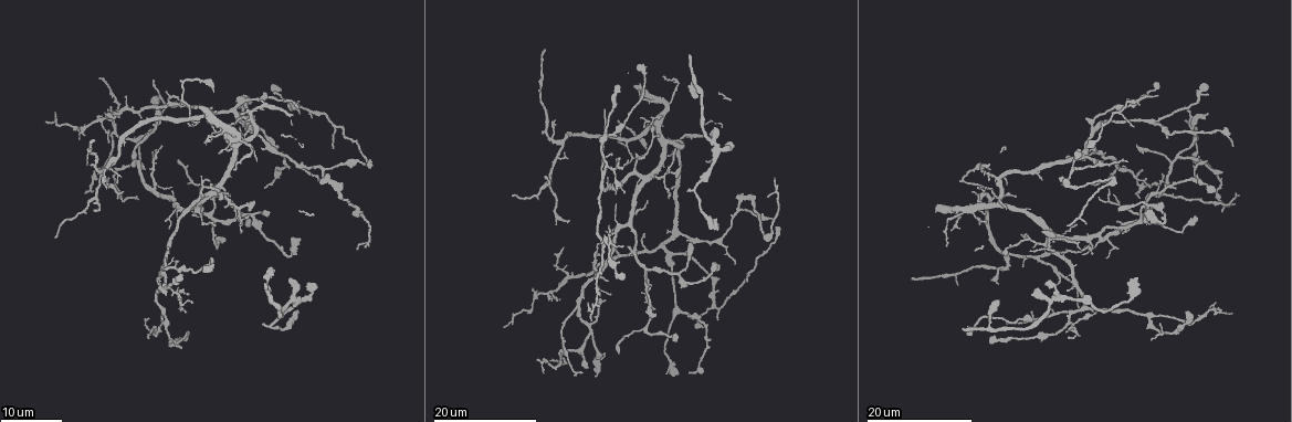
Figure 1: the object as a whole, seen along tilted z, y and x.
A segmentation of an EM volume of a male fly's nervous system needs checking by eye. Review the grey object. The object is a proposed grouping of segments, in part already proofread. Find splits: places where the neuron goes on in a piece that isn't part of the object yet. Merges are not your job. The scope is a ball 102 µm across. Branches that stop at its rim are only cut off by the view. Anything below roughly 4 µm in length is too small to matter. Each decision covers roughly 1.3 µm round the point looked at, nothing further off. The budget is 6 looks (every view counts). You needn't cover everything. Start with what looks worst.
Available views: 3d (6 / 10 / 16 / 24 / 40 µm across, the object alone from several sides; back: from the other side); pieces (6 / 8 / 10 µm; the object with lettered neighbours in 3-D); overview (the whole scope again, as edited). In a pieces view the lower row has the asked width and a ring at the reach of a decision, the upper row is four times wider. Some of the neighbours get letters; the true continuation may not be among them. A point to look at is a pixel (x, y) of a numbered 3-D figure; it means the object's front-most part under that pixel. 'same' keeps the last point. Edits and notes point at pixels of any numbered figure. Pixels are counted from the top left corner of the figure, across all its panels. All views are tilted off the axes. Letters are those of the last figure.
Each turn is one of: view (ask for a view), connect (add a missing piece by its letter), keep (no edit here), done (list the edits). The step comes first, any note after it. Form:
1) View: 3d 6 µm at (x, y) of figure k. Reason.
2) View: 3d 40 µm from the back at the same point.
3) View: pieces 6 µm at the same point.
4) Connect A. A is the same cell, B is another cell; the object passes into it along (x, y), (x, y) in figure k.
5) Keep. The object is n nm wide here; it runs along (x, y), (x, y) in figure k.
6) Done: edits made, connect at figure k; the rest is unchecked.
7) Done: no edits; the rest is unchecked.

View: 3d 24 µm at (136, 197) of figure 1. End of a long branch.

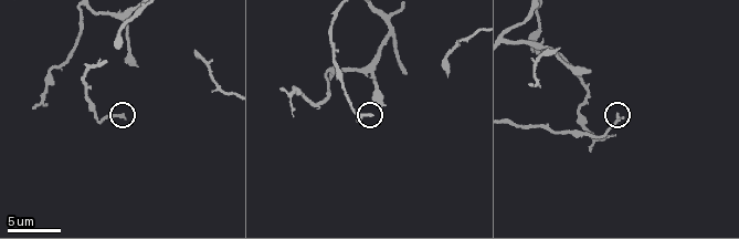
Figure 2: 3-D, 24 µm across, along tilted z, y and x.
View: pieces 8 µm at (373, 116) of figure 2.

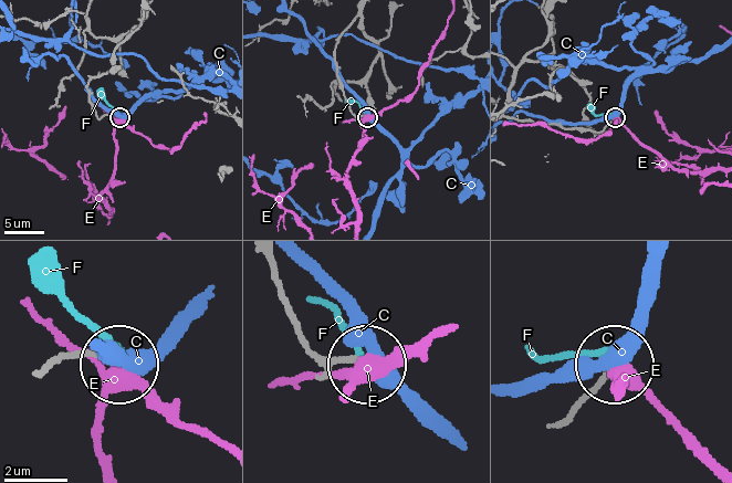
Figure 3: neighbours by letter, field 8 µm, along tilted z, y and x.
Keep. C, E and F are other cells; it runs along (509, 116), (597, 130), (613, 117) in figure 3; none of them fits.

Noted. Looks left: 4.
View: 3d 24 µm at (101, 81) of figure 1. Tapers out.

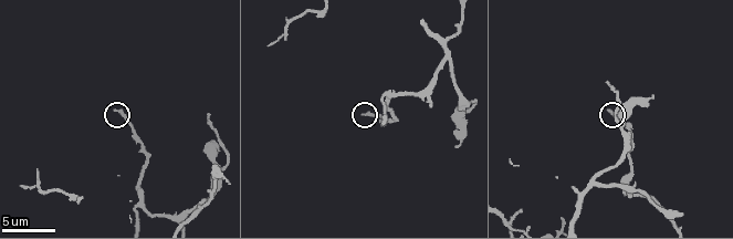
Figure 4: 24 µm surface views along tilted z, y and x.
View: pieces 10 µm at (364, 113) of figure 4.

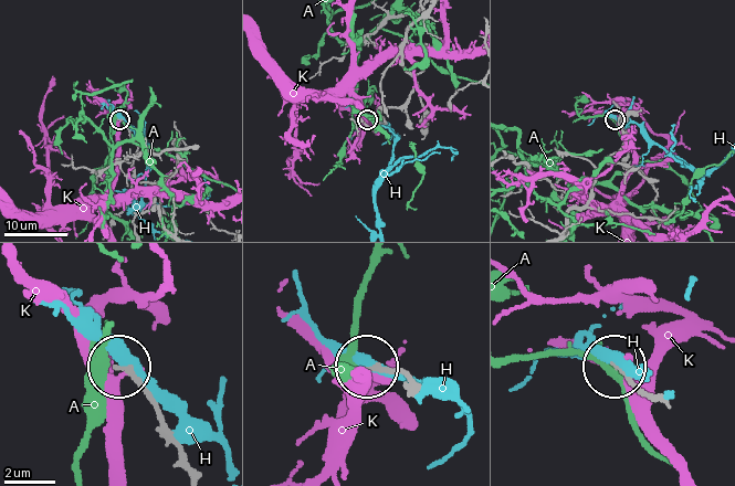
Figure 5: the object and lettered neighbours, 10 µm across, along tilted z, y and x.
Keep. A, H and K are other cells; it runs along (190, 468), (123, 369) in figure 5; no lettered piece goes on from it.

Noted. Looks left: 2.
View: 3d 24 µm at (164, 257) of figure 1. Thin end.

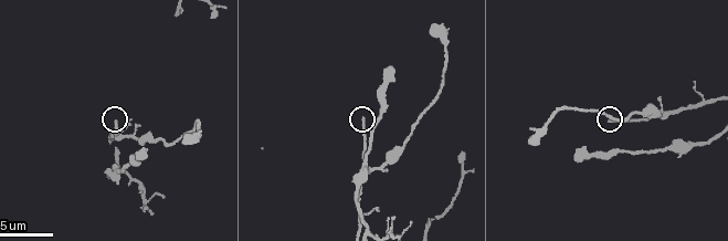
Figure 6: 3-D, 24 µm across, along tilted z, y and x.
View: pieces 8 µm at (117, 119) of figure 6.

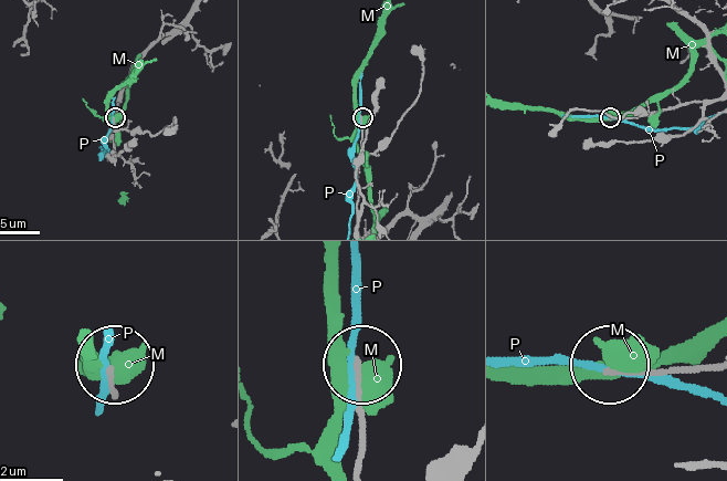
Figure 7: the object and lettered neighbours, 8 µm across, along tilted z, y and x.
Keep. M and P are other cells; it runs along (712, 364), (611, 370) in figure 7; no lettered piece goes on from it.

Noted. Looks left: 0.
Done: no edits; the rest is unchecked.

